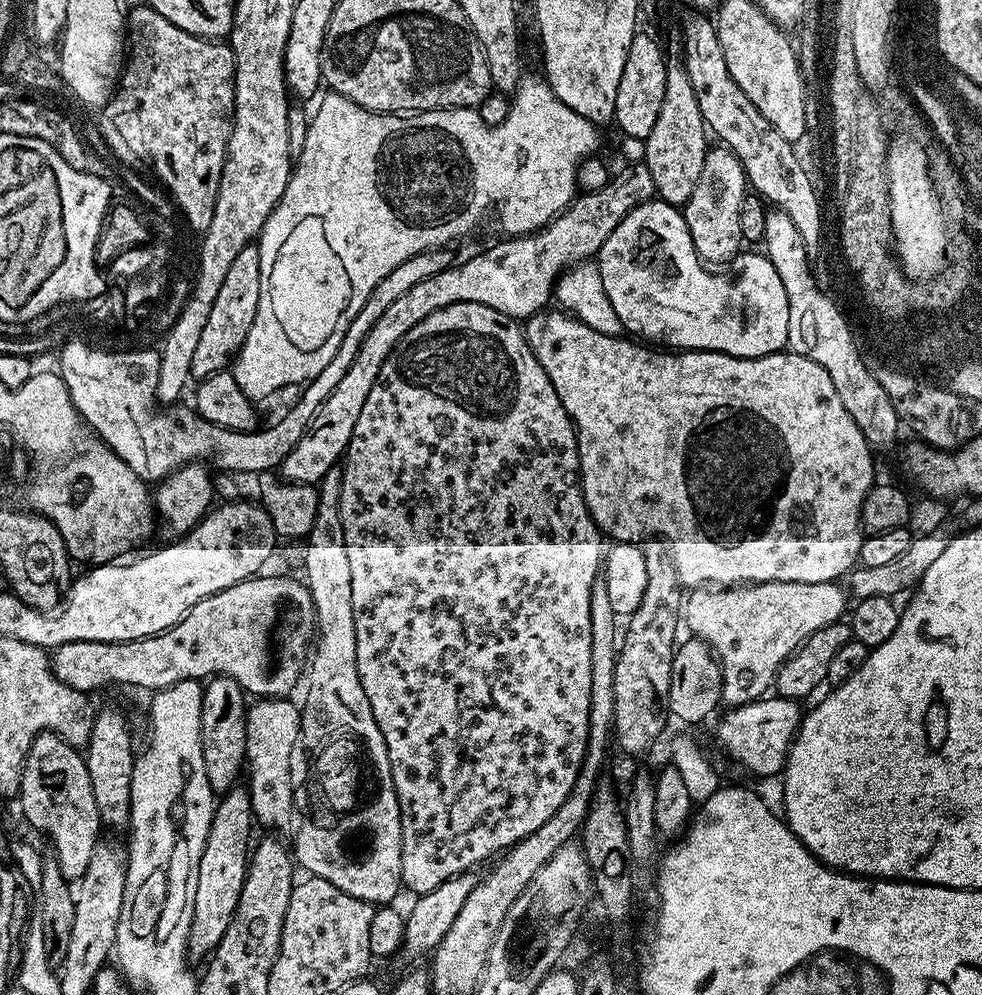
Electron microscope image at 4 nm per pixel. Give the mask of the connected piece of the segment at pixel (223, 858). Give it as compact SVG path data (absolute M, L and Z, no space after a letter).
M234 787L215 801L210 830L206 834L206 846L198 862L198 886L194 890L192 915L186 925L186 952L191 959L193 956L194 959L203 961L211 957L218 942L222 942L222 934L226 934L226 926L230 926L230 918L234 918L234 910L238 910L238 898L242 898L242 882L246 882L248 873L250 845L254 840L252 824L254 825L252 799L248 797L247 787Z

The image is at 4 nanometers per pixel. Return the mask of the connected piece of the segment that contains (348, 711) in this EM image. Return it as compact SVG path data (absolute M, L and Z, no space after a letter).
M339 467L331 468L318 485L318 514L314 514L314 526L310 526L306 539L303 541L304 562L302 579L312 591L312 601L316 611L316 626L314 629L314 647L310 652L310 663L306 668L306 684L308 680L308 697L302 700L303 708L316 708L320 716L336 716L336 720L352 724L356 732L364 732L368 736L372 755L379 764L380 776L383 777L383 791L380 792L379 804L369 808L364 816L352 816L352 820L344 820L344 824L328 824L319 828L316 824L308 824L296 832L296 848L294 844L294 860L297 865L305 868L305 873L328 880L338 890L350 894L354 898L364 900L373 906L388 906L393 903L399 892L402 892L400 875L402 874L402 822L400 807L394 790L394 782L390 774L390 758L386 750L386 742L382 738L382 730L378 730L378 722L374 722L374 714L370 710L370 702L366 698L366 690L362 690L362 682L358 678L356 665L356 635L354 634L354 606L350 590L350 562L346 555L346 534L342 530L342 471Z

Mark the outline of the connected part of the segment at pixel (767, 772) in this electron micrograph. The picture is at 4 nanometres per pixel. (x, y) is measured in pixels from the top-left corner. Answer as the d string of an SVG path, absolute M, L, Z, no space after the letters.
M775 694L752 700L749 704L735 705L720 720L716 728L716 740L732 760L737 760L748 772L756 776L779 777L788 760L788 752L796 739L796 731L802 719L801 705L795 700L785 700Z

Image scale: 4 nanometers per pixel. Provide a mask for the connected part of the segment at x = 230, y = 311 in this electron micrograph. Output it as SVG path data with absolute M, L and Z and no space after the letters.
M251 243L245 246L242 254L238 254L238 258L234 258L234 266L230 266L226 282L222 282L222 290L218 290L218 298L214 298L214 310L210 310L206 326L202 326L202 338L194 349L192 359L192 375L197 381L202 381L215 372L225 371L231 365L236 353L246 342L246 334L250 334L250 326L254 326L254 314L258 314L260 294L260 250L255 243Z

